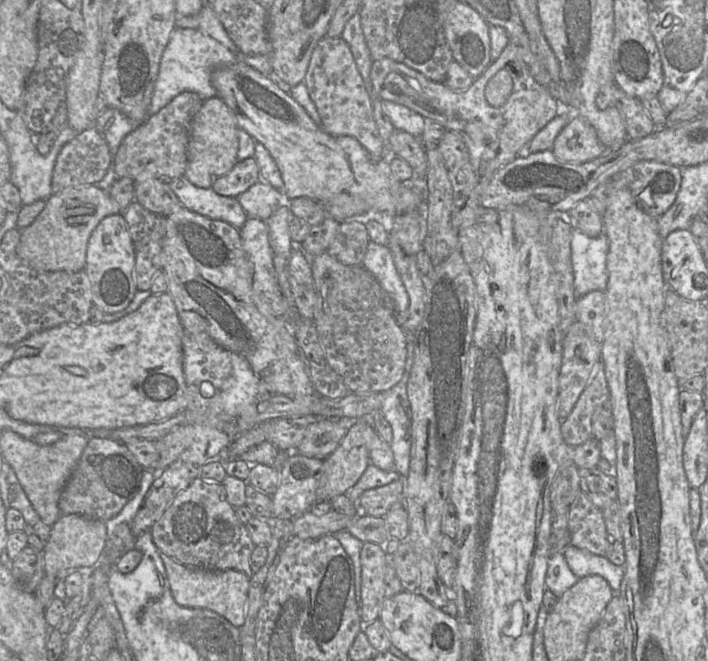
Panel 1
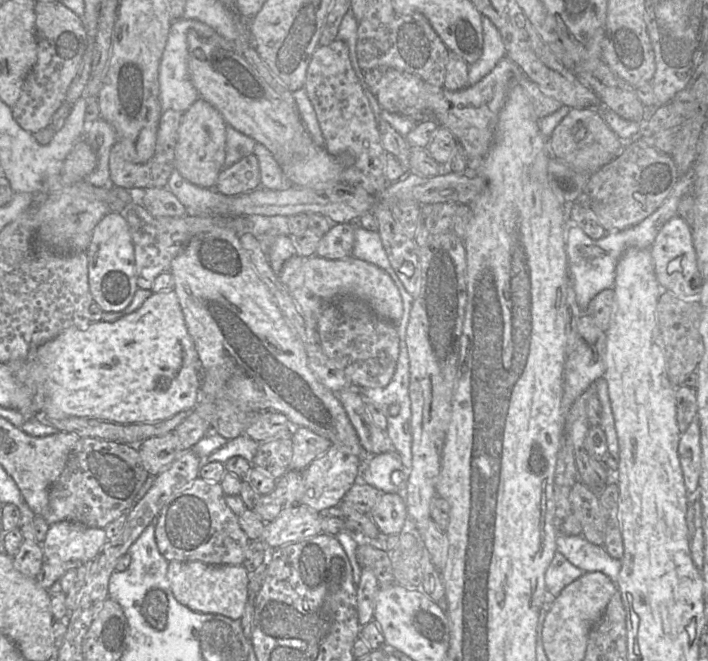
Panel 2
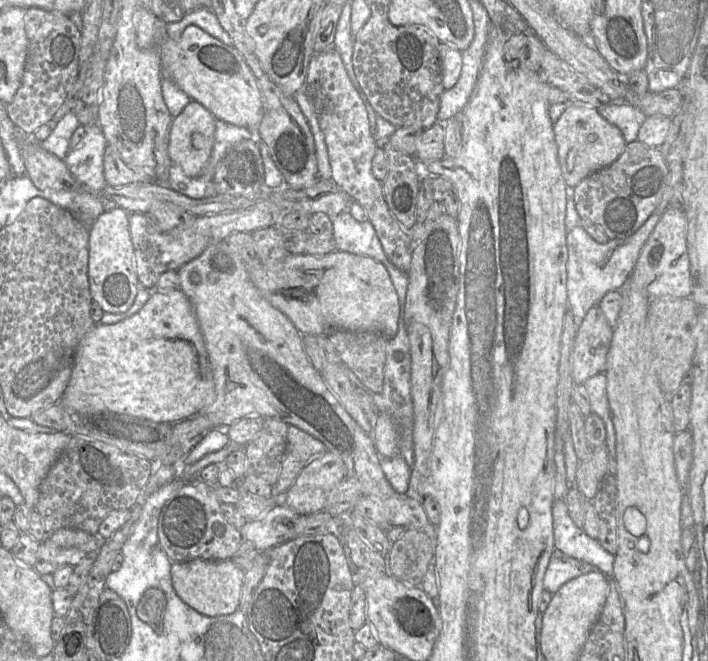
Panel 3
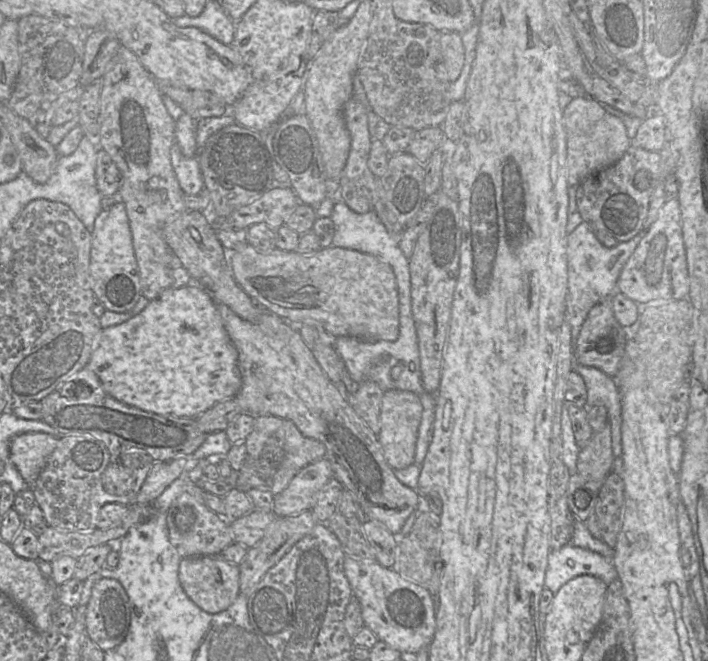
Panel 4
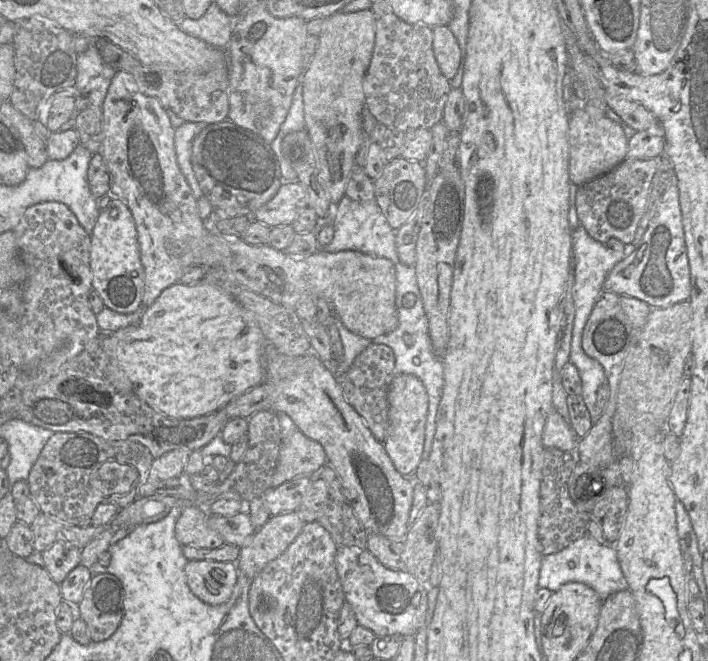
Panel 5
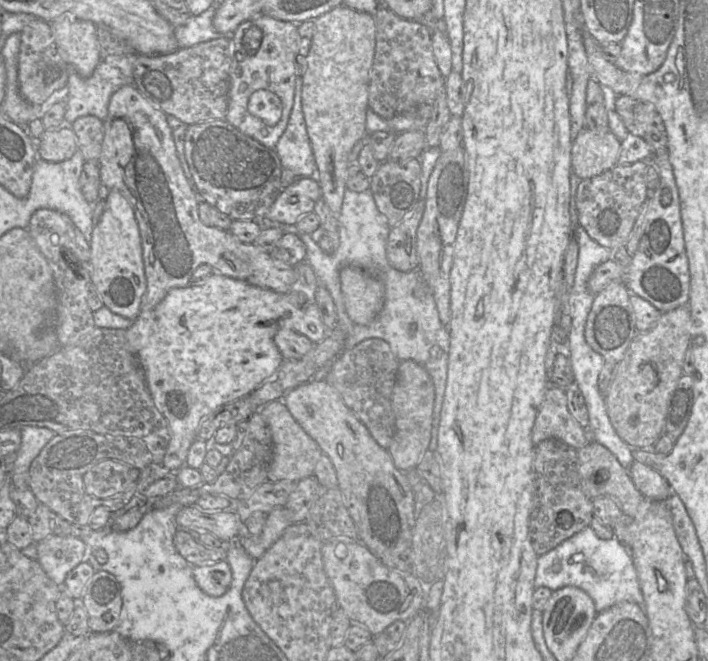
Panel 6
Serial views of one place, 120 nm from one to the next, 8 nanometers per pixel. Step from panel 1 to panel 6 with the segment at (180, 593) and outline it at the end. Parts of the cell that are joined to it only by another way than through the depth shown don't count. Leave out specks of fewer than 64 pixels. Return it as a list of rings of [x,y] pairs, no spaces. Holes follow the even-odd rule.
[[[226,560],[214,564],[193,566],[193,577],[198,587],[212,597],[222,596],[232,580],[230,565]]]

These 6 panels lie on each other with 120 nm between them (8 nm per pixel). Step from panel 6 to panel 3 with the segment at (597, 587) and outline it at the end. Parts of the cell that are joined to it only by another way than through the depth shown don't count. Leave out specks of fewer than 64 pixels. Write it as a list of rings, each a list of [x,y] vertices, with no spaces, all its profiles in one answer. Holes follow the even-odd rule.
[[[555,548],[544,575],[544,589],[555,594],[568,581],[593,571],[599,570],[593,565],[569,557]]]

